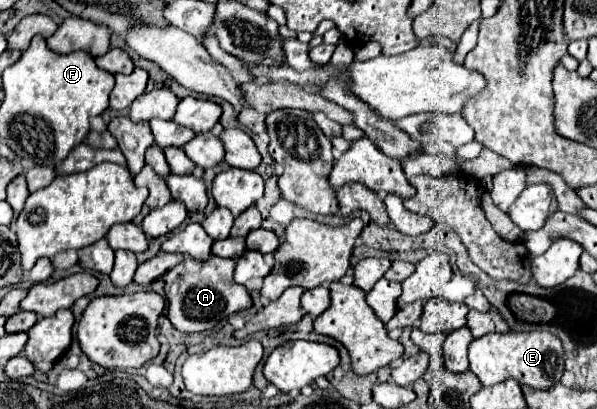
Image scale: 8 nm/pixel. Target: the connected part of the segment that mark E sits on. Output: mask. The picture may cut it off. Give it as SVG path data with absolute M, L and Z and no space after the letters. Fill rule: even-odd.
M548 330L532 332L490 332L482 338L476 338L470 344L470 370L480 378L484 386L494 386L508 378L516 378L520 384L544 390L556 384L564 372L564 348L558 336Z

